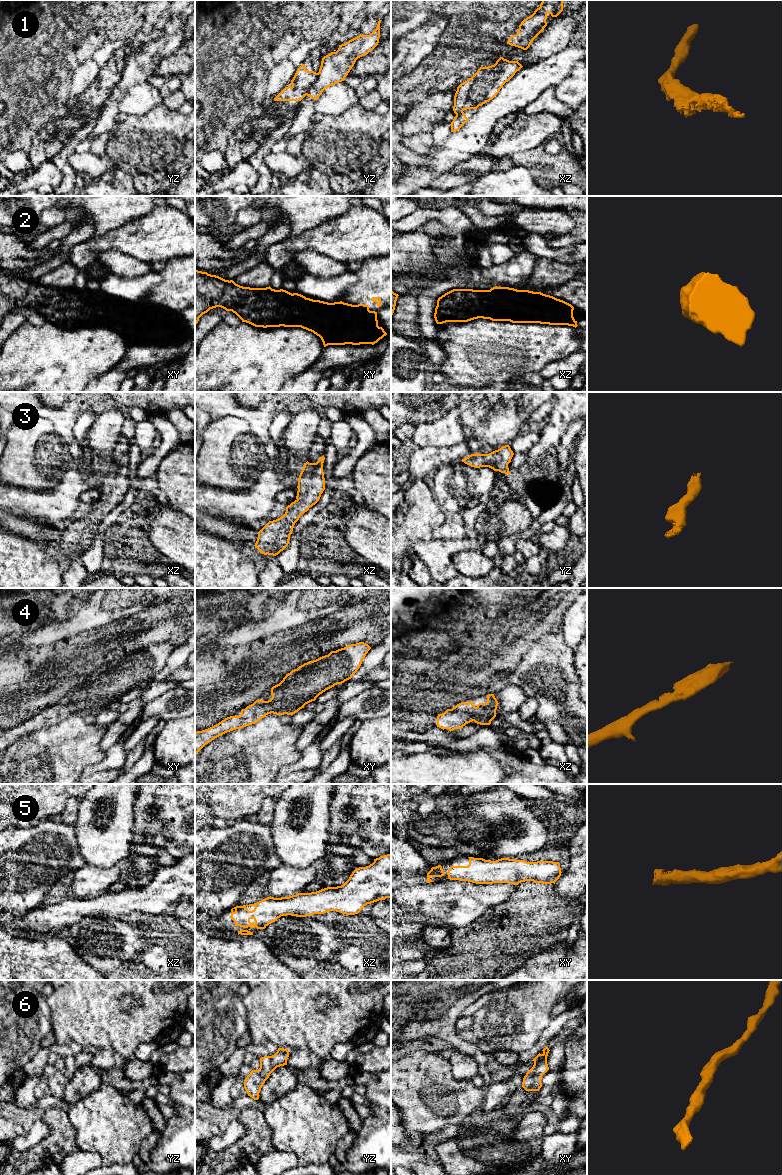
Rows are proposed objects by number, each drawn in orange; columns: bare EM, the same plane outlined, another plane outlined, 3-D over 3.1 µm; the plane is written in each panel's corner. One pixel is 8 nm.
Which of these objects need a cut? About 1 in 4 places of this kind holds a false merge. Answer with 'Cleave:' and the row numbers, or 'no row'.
Cleave: 1

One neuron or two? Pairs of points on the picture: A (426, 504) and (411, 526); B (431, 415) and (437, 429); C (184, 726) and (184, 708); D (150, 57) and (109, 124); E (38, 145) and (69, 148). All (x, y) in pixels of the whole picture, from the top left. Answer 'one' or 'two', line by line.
A: one
B: two
C: two
D: one
E: two

